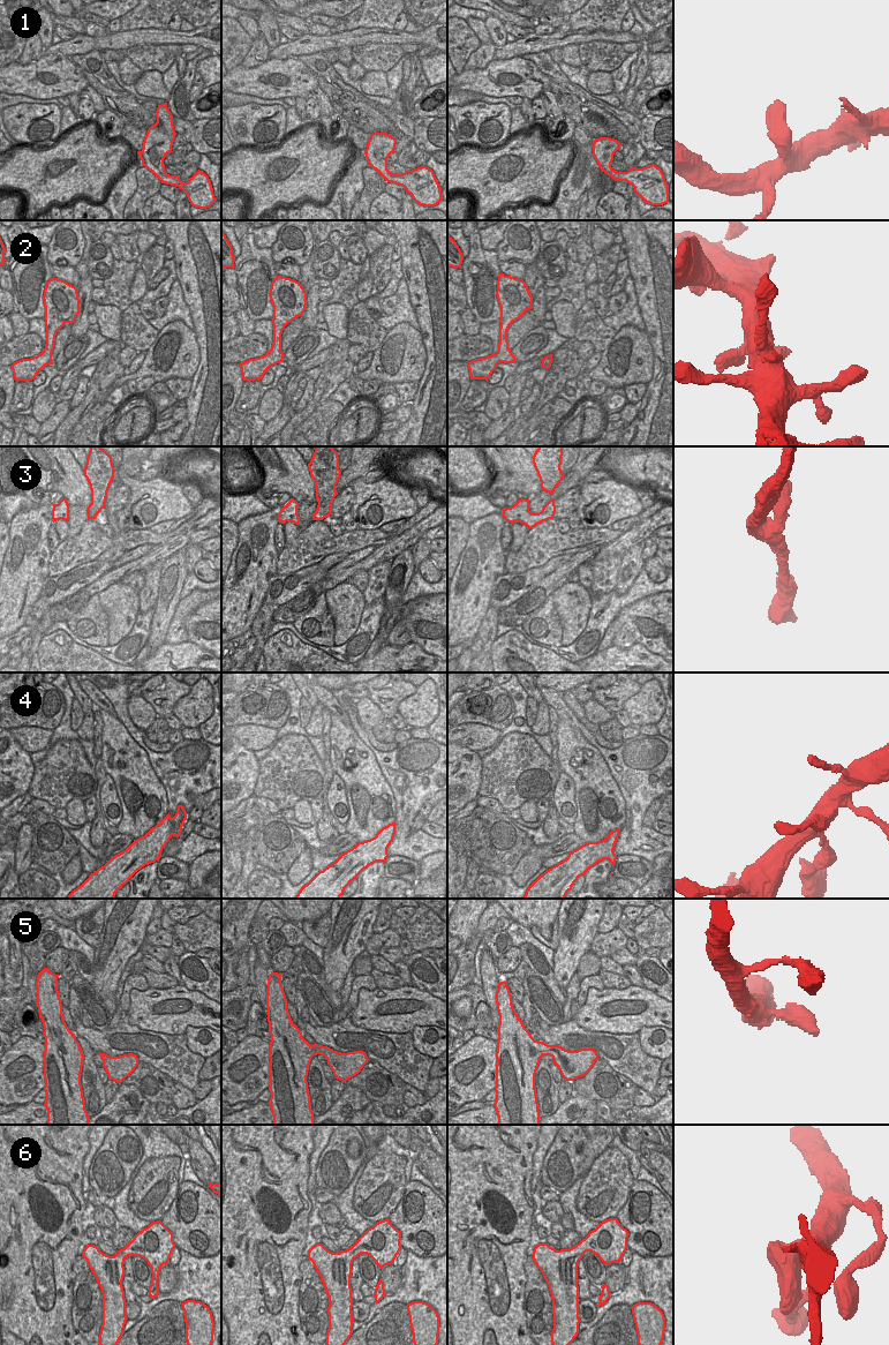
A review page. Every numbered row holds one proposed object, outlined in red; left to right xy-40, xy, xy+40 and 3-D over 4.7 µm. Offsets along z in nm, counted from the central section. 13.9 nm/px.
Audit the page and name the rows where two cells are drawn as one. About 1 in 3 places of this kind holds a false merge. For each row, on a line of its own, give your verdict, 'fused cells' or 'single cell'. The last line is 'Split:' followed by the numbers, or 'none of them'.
1: single cell
2: single cell
3: single cell
4: single cell
5: single cell
6: single cell
Split: none of them

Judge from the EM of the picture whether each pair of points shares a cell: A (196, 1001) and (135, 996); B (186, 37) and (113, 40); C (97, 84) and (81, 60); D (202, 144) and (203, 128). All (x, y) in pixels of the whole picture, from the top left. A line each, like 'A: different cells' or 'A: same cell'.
A: same cell
B: same cell
C: different cells
D: same cell

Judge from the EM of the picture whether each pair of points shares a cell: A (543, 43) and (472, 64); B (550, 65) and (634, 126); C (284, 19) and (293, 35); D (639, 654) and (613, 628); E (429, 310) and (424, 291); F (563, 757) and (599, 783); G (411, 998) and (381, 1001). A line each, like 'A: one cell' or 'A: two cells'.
A: two cells
B: one cell
C: two cells
D: two cells
E: one cell
F: one cell
G: one cell

